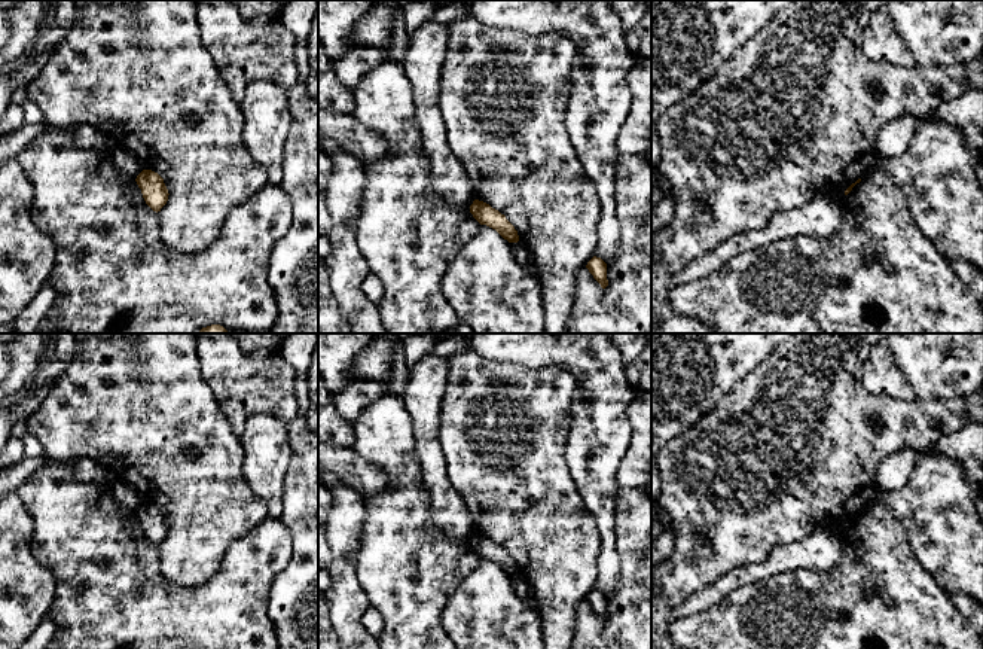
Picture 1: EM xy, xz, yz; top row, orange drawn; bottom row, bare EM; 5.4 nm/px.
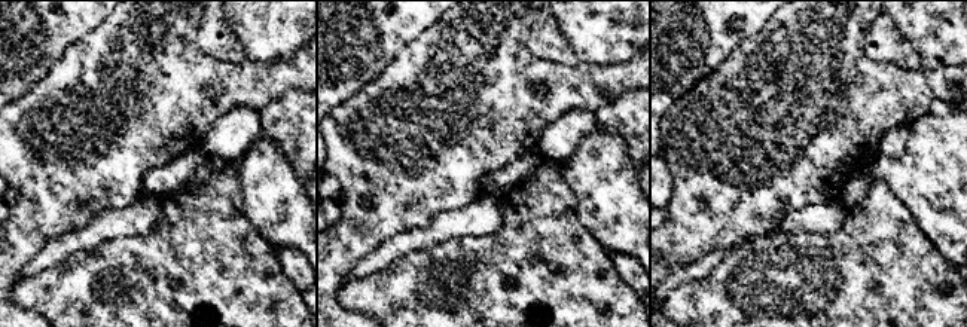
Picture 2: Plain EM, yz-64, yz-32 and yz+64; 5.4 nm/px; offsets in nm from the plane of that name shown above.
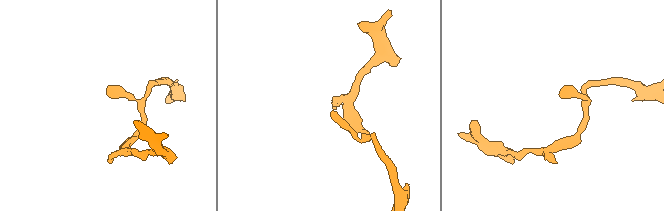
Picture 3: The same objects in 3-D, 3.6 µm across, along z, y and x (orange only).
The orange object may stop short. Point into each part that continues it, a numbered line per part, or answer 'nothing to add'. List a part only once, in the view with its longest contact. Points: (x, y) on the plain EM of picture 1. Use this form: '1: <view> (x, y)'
nothing to add

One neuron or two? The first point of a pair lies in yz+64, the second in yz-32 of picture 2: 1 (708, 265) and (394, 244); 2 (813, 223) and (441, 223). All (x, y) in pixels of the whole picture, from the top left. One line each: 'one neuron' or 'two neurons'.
1: one neuron
2: one neuron

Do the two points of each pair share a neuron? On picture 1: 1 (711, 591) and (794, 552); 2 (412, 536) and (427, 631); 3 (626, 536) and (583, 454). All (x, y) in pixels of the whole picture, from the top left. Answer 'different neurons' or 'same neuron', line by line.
1: same neuron
2: same neuron
3: different neurons

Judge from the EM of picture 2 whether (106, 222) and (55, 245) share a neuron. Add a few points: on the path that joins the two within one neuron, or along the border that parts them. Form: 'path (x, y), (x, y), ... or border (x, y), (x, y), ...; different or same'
path (94, 232), (67, 244); same

